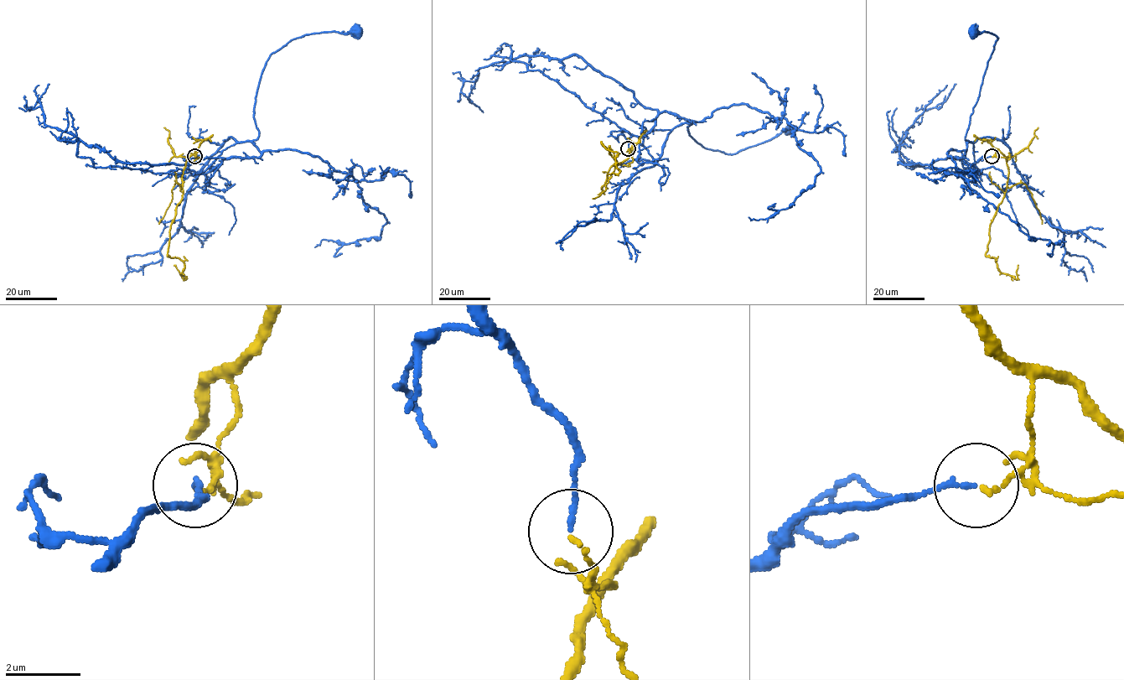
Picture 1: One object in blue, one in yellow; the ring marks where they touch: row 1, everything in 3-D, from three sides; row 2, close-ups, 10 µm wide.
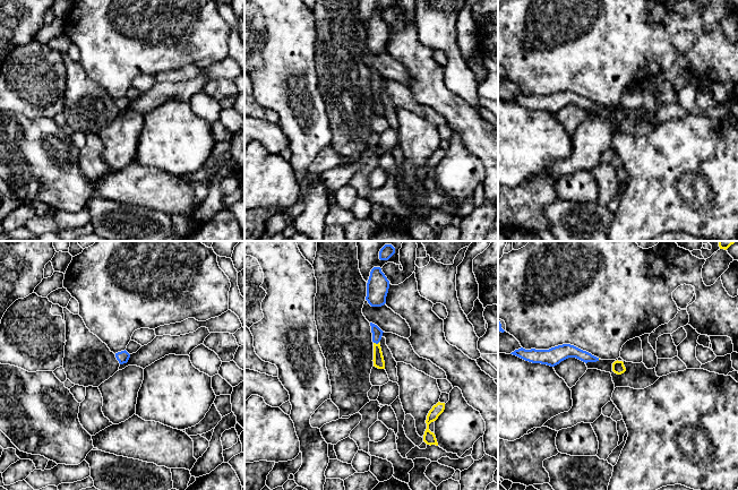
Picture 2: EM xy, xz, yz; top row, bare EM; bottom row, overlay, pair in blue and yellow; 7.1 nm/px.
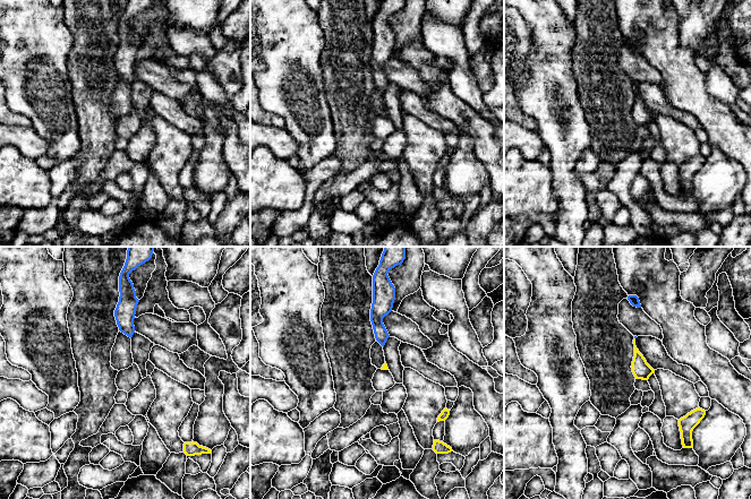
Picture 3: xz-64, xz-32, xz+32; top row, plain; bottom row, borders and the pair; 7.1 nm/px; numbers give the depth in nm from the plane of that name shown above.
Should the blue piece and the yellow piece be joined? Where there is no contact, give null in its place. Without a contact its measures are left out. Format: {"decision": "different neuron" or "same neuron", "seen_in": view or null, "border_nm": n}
{"decision": "different neuron", "seen_in": "xz", "border_nm": 50}

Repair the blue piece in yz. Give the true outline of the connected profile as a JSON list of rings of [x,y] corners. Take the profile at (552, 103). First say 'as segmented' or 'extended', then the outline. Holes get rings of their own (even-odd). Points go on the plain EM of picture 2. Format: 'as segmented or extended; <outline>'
as segmented; [[[570,91],[558,92],[549,96],[525,96],[521,94],[510,101],[532,110],[541,110],[550,113],[555,113],[568,104],[576,104],[585,110],[599,108],[599,104]]]

